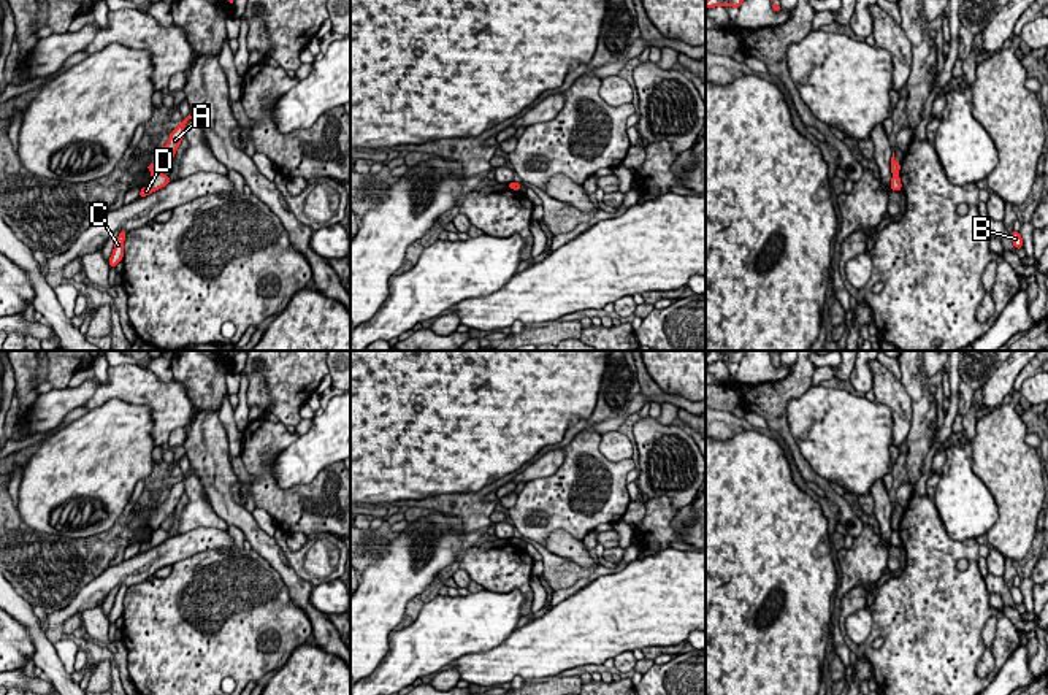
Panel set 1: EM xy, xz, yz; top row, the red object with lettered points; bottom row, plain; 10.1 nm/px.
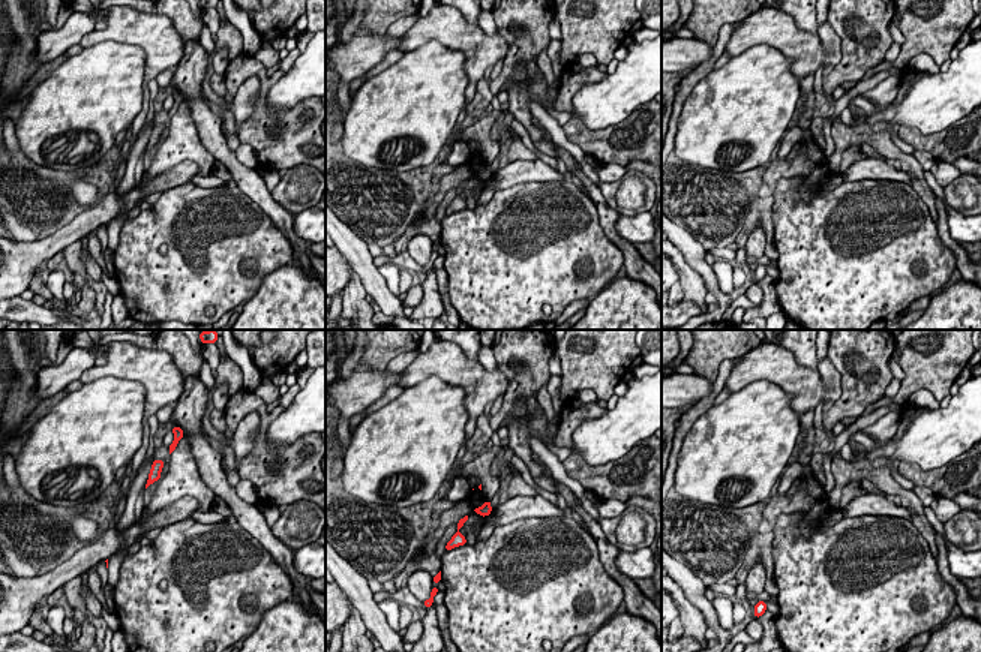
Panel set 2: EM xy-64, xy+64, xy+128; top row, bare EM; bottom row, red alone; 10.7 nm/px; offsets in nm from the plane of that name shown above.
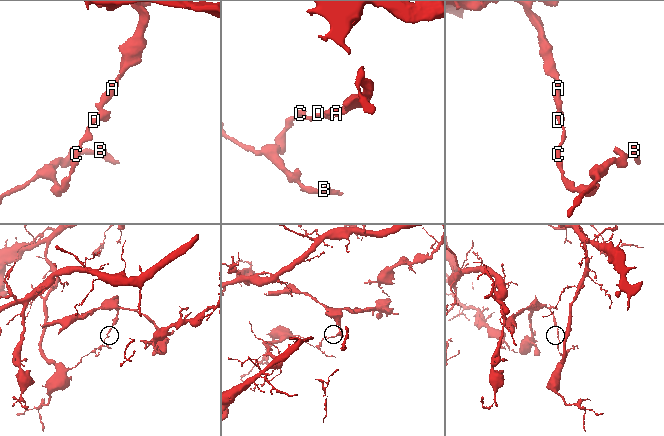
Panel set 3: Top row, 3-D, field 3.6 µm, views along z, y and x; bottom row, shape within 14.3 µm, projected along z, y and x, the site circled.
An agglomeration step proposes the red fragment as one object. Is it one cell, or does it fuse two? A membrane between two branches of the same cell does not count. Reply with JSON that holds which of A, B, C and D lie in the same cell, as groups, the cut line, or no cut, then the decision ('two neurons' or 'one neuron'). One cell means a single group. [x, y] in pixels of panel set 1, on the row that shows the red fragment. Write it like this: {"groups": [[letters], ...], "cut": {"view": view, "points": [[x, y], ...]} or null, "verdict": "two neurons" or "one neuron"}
{"groups": [["A"], ["B", "C", "D"]], "cut": {"view": "xy", "points": [[159, 172], [152, 176]]}, "verdict": "two neurons"}

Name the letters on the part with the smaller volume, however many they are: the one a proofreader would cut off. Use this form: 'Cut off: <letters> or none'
Cut off: A

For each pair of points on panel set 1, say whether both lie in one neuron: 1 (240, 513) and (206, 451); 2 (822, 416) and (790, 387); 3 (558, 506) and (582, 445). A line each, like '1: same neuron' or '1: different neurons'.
1: same neuron
2: different neurons
3: same neuron

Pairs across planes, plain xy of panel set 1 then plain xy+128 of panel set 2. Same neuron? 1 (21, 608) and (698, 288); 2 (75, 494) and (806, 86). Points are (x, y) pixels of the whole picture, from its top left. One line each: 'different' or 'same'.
1: different
2: different

